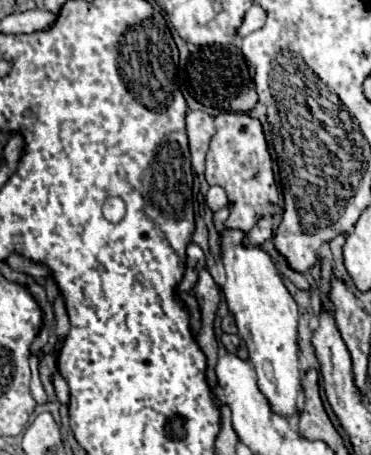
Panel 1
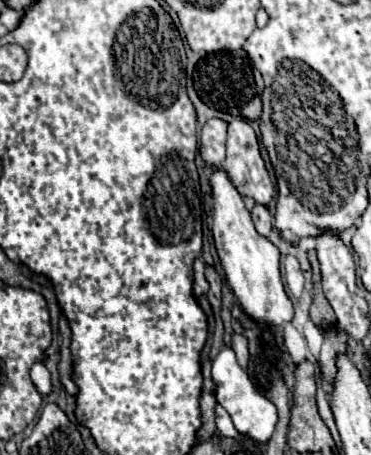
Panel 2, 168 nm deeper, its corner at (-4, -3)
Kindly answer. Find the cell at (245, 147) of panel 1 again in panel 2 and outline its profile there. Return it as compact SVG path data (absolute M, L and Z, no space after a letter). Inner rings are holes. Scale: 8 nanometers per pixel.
M235 117L229 123L229 129L227 129L227 157L225 157L225 163L221 165L221 169L229 175L231 183L235 185L235 189L241 195L253 197L257 205L265 205L267 207L271 203L271 199L275 195L275 187L273 187L271 177L267 173L265 161L261 157L257 133L253 131L253 127L243 117Z

